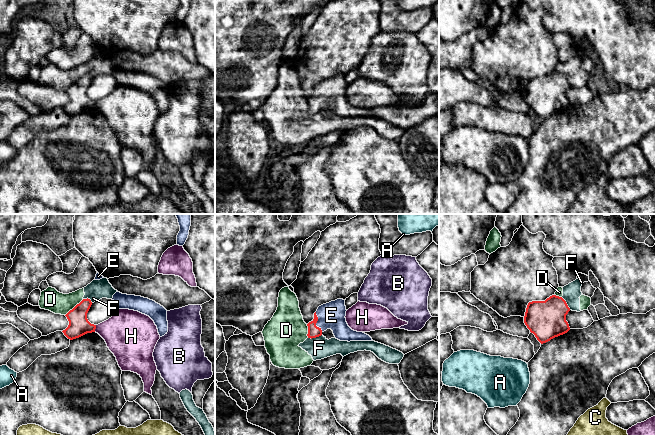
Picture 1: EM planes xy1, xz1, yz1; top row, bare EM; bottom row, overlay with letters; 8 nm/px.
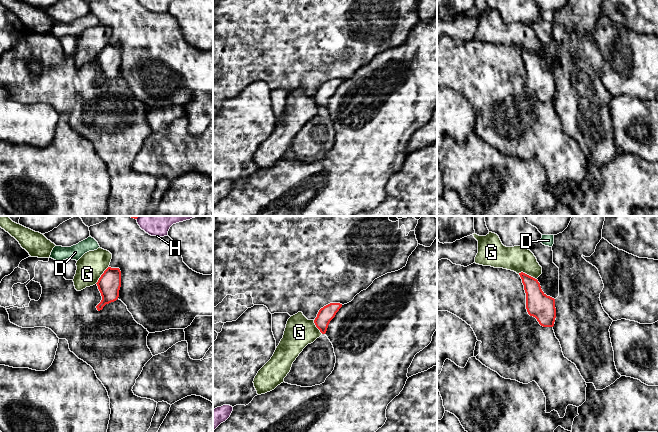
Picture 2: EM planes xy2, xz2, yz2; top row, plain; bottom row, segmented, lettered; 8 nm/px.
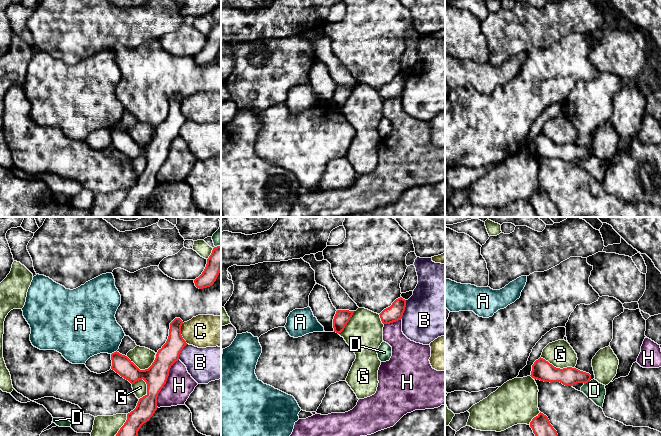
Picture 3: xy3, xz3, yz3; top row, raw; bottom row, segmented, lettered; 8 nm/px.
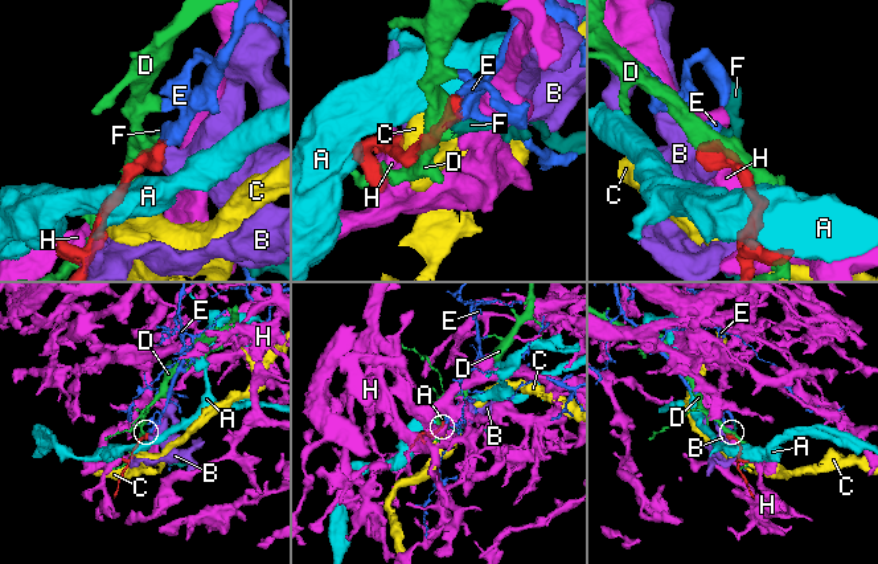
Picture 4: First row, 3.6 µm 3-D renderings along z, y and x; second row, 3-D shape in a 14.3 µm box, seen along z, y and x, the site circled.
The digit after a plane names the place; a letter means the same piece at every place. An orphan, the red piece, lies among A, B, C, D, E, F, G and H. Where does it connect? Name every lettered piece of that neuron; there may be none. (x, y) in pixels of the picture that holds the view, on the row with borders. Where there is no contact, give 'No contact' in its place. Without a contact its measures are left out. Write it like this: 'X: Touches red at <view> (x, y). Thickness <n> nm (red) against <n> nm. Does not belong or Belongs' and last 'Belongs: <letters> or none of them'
A: Touches red at xy3 (114, 352). Thickness 160 nm (red) against 400 nm. Does not belong
B: Touches red at xz3 (404, 310). Thickness 130 nm (red) against 440 nm. Does not belong
C: Touches red at xy3 (180, 333). Thickness 160 nm (red) against 260 nm. Does not belong
D: Touches red at xy1 (75, 306). Thickness 160 nm (red) against 170 nm. Does not belong
E: Touches red at xz1 (316, 322). Thickness 100 nm (red) against 220 nm. Belongs
F: Touches red at xz1 (314, 337). Thickness 100 nm (red) against 180 nm. Does not belong
G: Touches red at yz3 (557, 368). Thickness 170 nm (red) against 220 nm. Does not belong
H: Touches red at xy3 (165, 383). Thickness 180 nm (red) against 220 nm. Does not belong
Belongs: E

